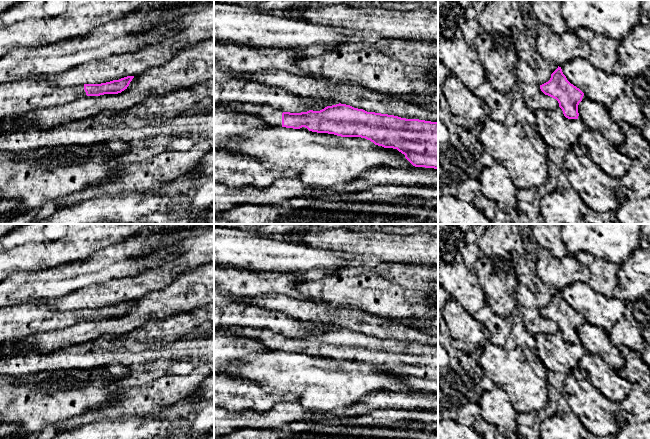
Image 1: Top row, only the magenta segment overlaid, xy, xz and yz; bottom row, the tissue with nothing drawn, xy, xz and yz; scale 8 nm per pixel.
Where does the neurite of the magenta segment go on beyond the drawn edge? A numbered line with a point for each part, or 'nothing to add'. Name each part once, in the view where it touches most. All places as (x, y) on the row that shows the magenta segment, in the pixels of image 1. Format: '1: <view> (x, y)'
1: xz (272, 116)

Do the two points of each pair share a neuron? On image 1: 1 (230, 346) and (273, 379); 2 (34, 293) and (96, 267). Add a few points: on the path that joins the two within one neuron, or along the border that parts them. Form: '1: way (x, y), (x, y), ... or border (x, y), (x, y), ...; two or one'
1: border (264, 353), (244, 356), (233, 362), (225, 370); two
2: way (49, 284), (81, 275); one

